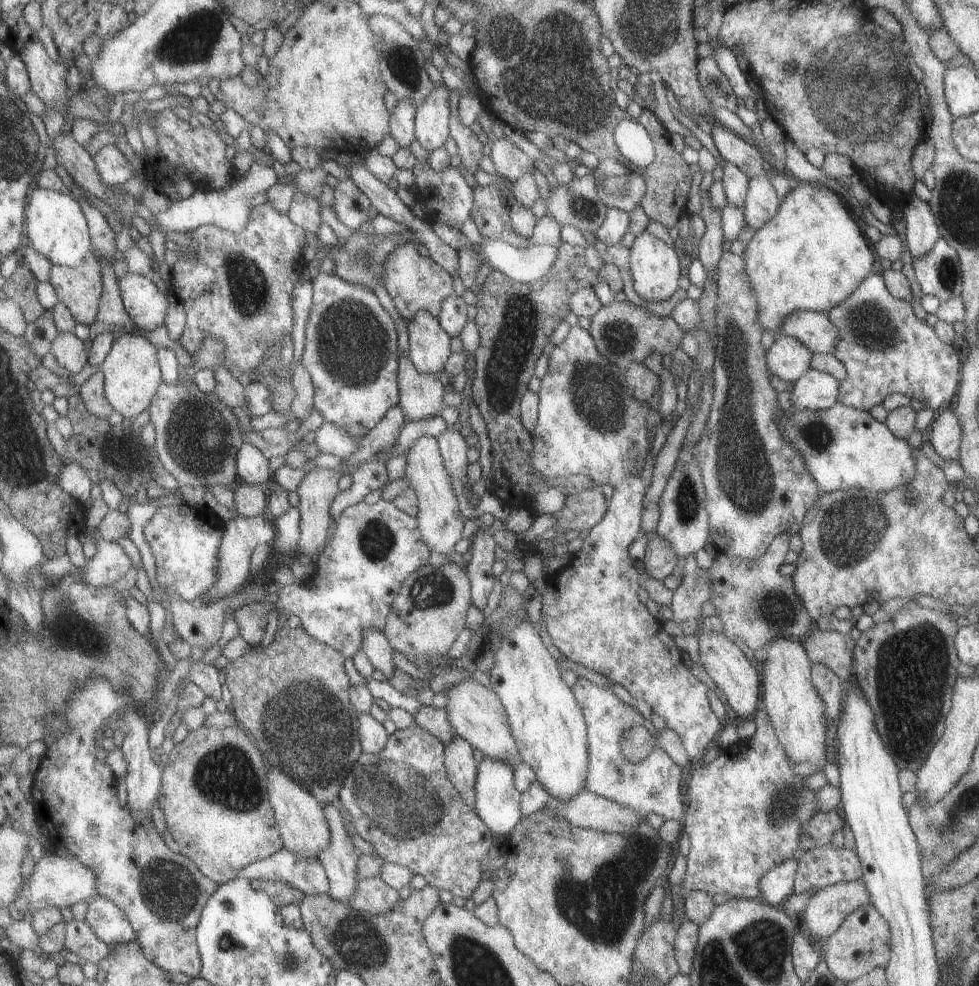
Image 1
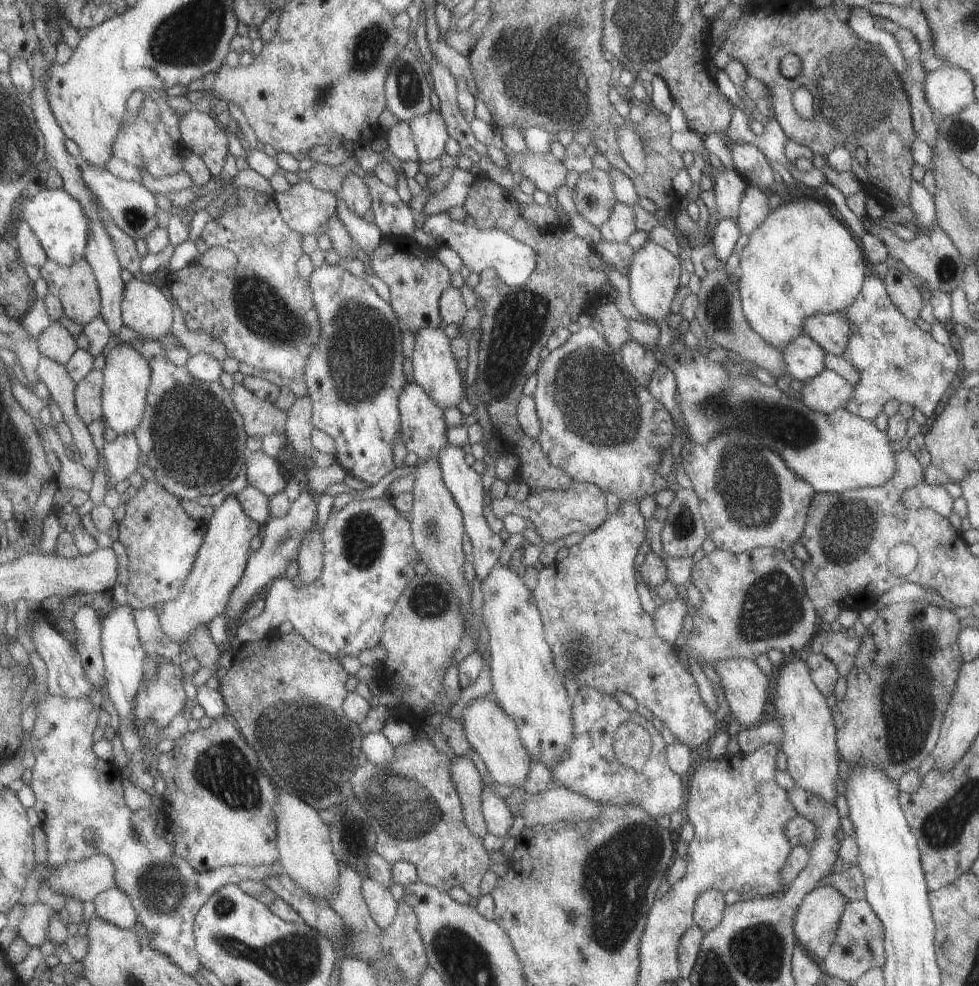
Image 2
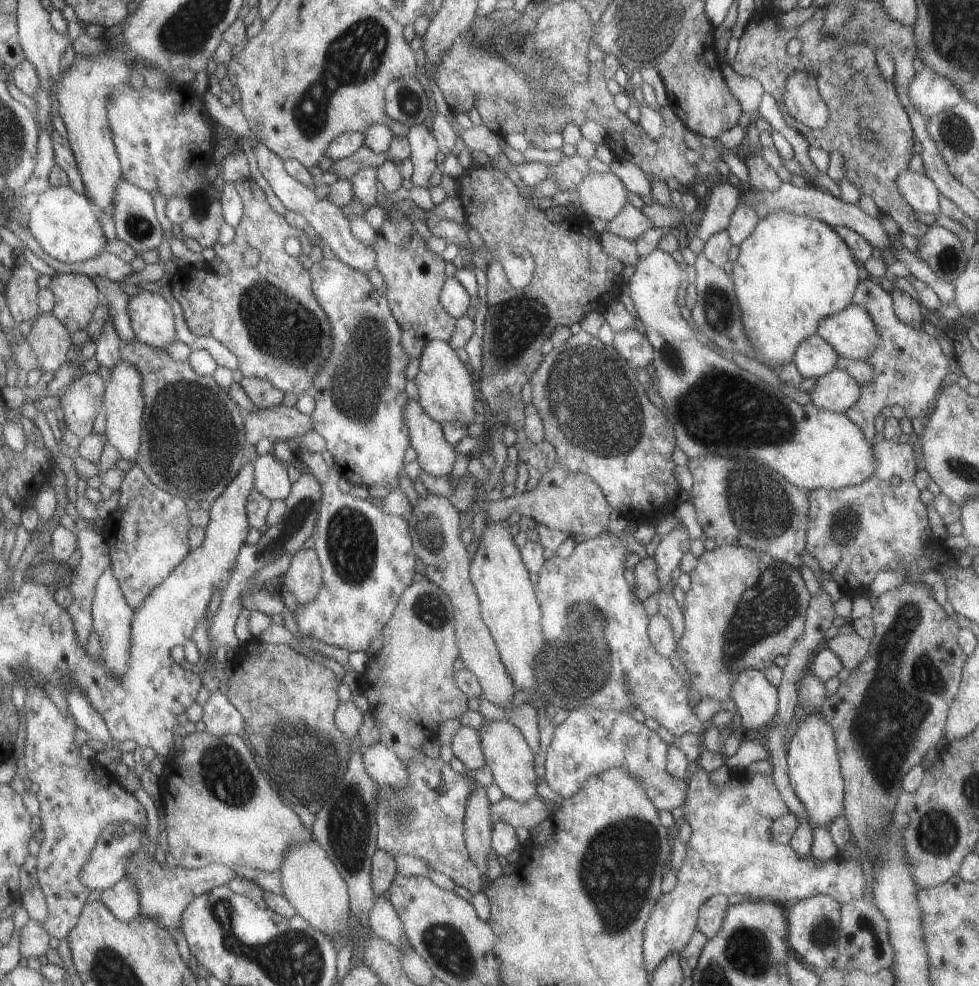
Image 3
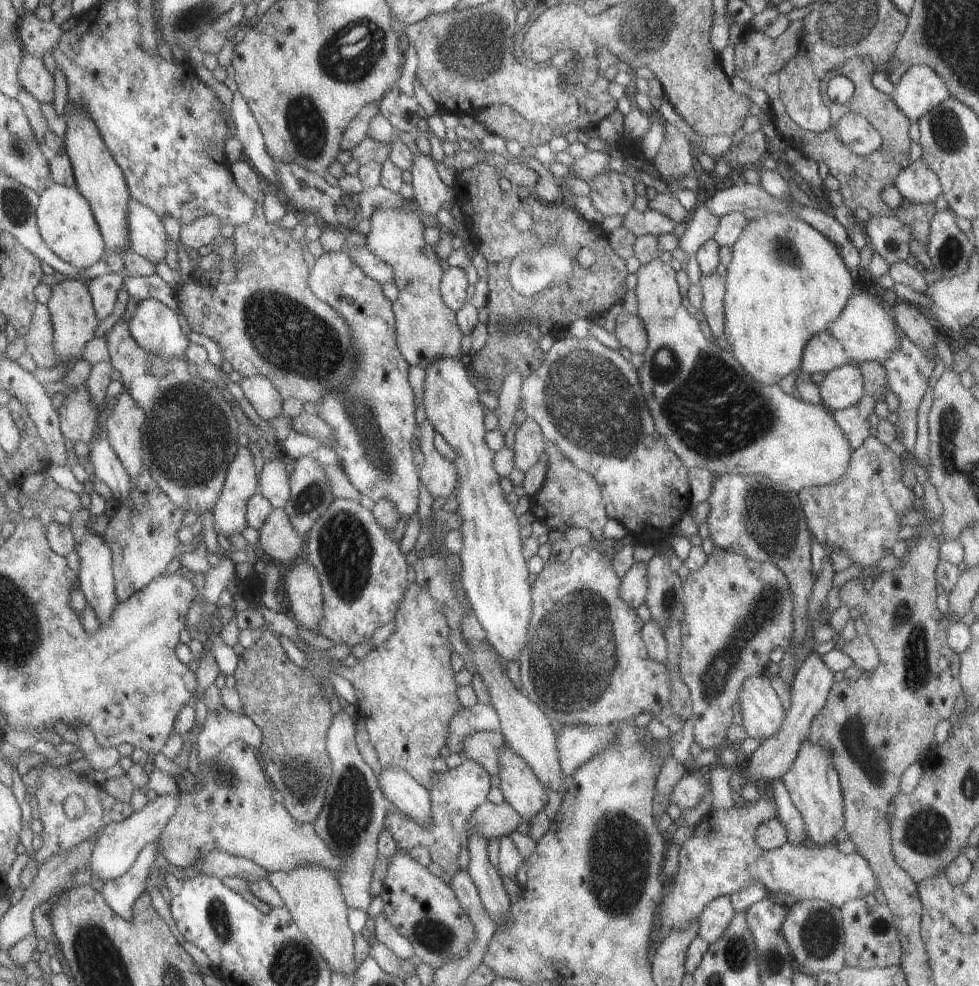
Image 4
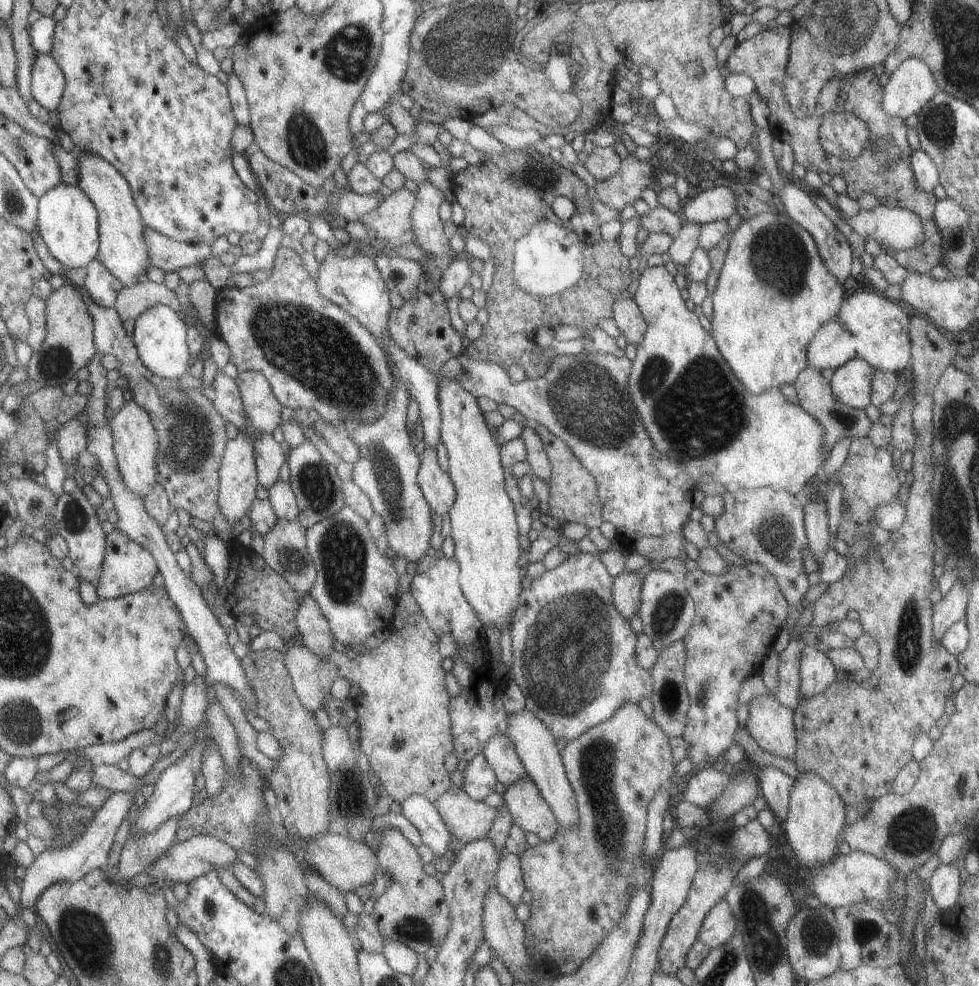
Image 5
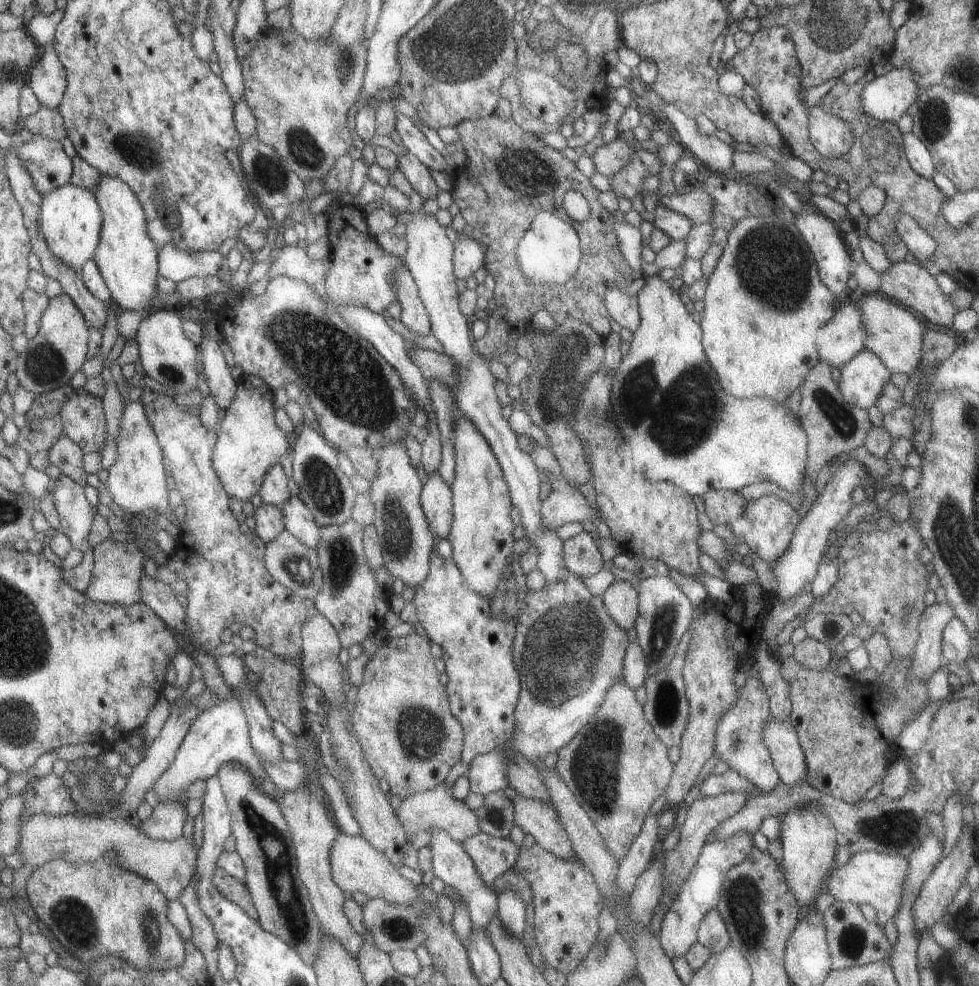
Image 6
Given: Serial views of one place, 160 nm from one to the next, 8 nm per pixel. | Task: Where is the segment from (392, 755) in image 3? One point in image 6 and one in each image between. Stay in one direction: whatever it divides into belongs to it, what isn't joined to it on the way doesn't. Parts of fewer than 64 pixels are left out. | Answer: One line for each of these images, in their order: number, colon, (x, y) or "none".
4: (408, 795)
5: (419, 809)
6: (451, 863)

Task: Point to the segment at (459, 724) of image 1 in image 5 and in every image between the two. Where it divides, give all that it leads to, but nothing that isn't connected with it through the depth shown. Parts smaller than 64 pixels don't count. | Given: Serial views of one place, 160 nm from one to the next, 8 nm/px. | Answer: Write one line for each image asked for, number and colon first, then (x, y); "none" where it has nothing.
2: (493, 733)
3: (508, 753)
4: (522, 788)
5: (530, 811)

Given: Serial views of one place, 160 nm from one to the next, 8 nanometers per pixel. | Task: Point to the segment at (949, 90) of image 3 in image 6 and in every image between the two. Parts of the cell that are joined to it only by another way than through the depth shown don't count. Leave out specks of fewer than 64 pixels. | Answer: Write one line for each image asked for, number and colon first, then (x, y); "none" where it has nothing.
4: (919, 89)
5: (911, 84)
6: (885, 98)

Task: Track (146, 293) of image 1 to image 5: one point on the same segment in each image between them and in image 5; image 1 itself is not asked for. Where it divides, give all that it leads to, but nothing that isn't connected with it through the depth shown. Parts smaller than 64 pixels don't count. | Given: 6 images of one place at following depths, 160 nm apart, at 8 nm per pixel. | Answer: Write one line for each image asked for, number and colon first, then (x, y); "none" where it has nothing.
2: (145, 309)
3: (153, 321)
4: (155, 326)
5: (160, 334)

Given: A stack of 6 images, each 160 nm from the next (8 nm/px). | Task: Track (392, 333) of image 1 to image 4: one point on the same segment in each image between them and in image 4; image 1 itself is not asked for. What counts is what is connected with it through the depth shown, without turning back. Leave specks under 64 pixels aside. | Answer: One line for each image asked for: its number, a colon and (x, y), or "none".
2: (355, 375)
3: (359, 394)
4: (373, 418)

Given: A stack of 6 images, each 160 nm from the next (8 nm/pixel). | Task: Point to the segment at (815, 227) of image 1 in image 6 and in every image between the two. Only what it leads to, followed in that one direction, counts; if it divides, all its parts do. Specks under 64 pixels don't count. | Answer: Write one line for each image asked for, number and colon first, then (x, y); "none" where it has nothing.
2: (800, 260)
3: (792, 270)
4: (785, 282)
5: (772, 292)
6: (763, 303)

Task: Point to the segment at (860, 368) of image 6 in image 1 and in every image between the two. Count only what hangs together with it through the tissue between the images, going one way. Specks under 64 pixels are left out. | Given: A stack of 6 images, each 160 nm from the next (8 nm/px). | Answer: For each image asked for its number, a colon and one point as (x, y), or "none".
1: (814, 390)
2: (826, 391)
3: (836, 391)
4: (841, 387)
5: (850, 383)

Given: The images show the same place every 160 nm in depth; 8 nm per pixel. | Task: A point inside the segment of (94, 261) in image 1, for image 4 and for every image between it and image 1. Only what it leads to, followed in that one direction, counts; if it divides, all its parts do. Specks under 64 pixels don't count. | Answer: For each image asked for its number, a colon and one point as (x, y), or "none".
2: (76, 285)
3: (77, 296)
4: (71, 304)

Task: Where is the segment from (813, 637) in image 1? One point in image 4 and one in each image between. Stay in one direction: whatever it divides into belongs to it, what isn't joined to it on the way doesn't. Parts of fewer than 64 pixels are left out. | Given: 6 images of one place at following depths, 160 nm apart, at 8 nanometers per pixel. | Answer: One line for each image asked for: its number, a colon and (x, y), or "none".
2: (836, 645)
3: (850, 648)
4: (860, 649)

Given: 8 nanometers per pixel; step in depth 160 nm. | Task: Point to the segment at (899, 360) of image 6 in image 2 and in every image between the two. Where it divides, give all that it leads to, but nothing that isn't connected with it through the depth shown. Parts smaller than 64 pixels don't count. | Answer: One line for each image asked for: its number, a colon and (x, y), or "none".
2: (829, 331)
3: (850, 333)
4: (865, 329)
5: (878, 325)

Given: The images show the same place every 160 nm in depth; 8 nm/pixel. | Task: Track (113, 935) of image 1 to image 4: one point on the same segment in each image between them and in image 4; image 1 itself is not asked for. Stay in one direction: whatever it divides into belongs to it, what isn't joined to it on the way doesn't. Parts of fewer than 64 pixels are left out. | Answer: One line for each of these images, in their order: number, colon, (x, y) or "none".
2: (113, 905)
3: (123, 899)
4: (122, 893)

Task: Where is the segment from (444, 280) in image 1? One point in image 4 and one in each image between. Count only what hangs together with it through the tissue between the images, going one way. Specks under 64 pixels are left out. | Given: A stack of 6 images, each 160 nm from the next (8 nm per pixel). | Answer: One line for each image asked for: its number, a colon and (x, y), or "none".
2: (417, 279)
3: (414, 276)
4: (426, 328)

